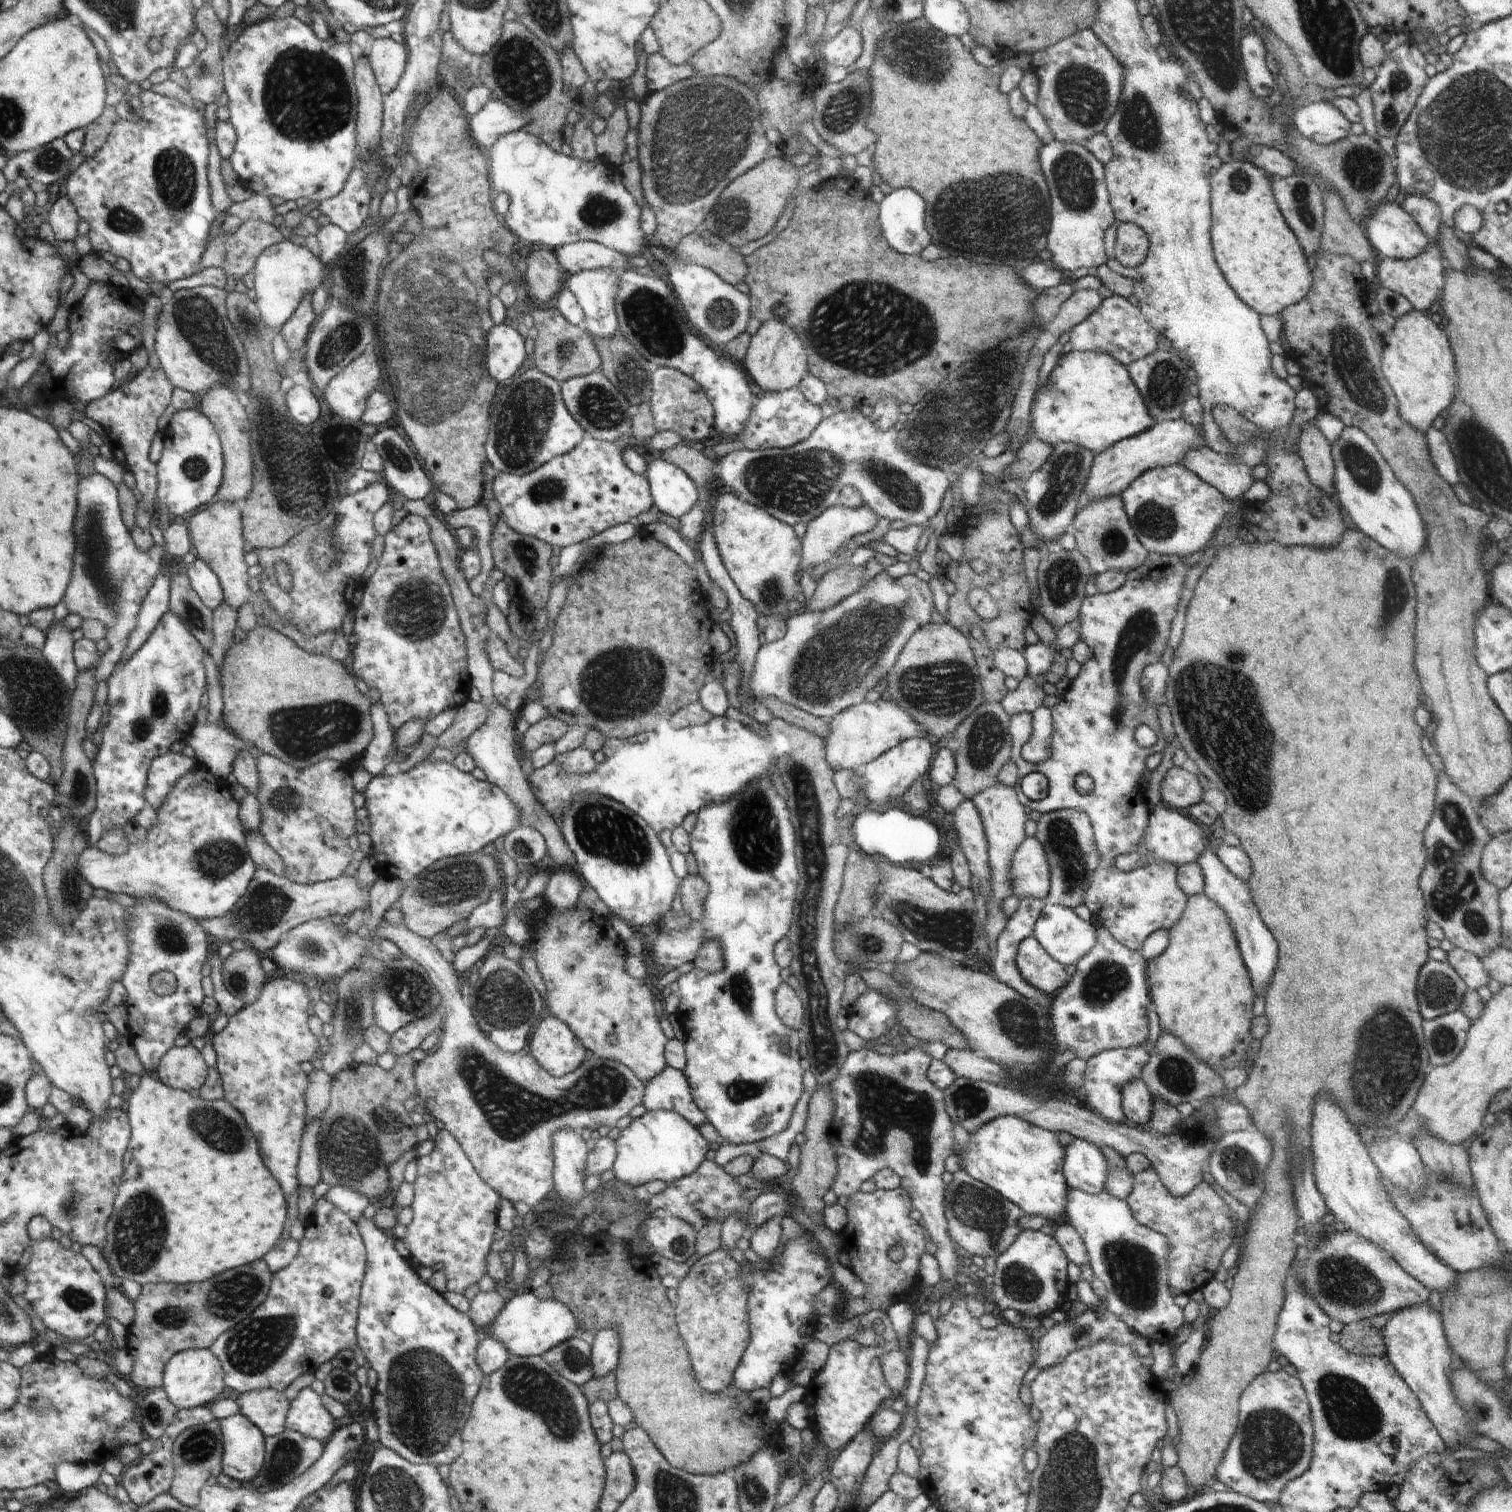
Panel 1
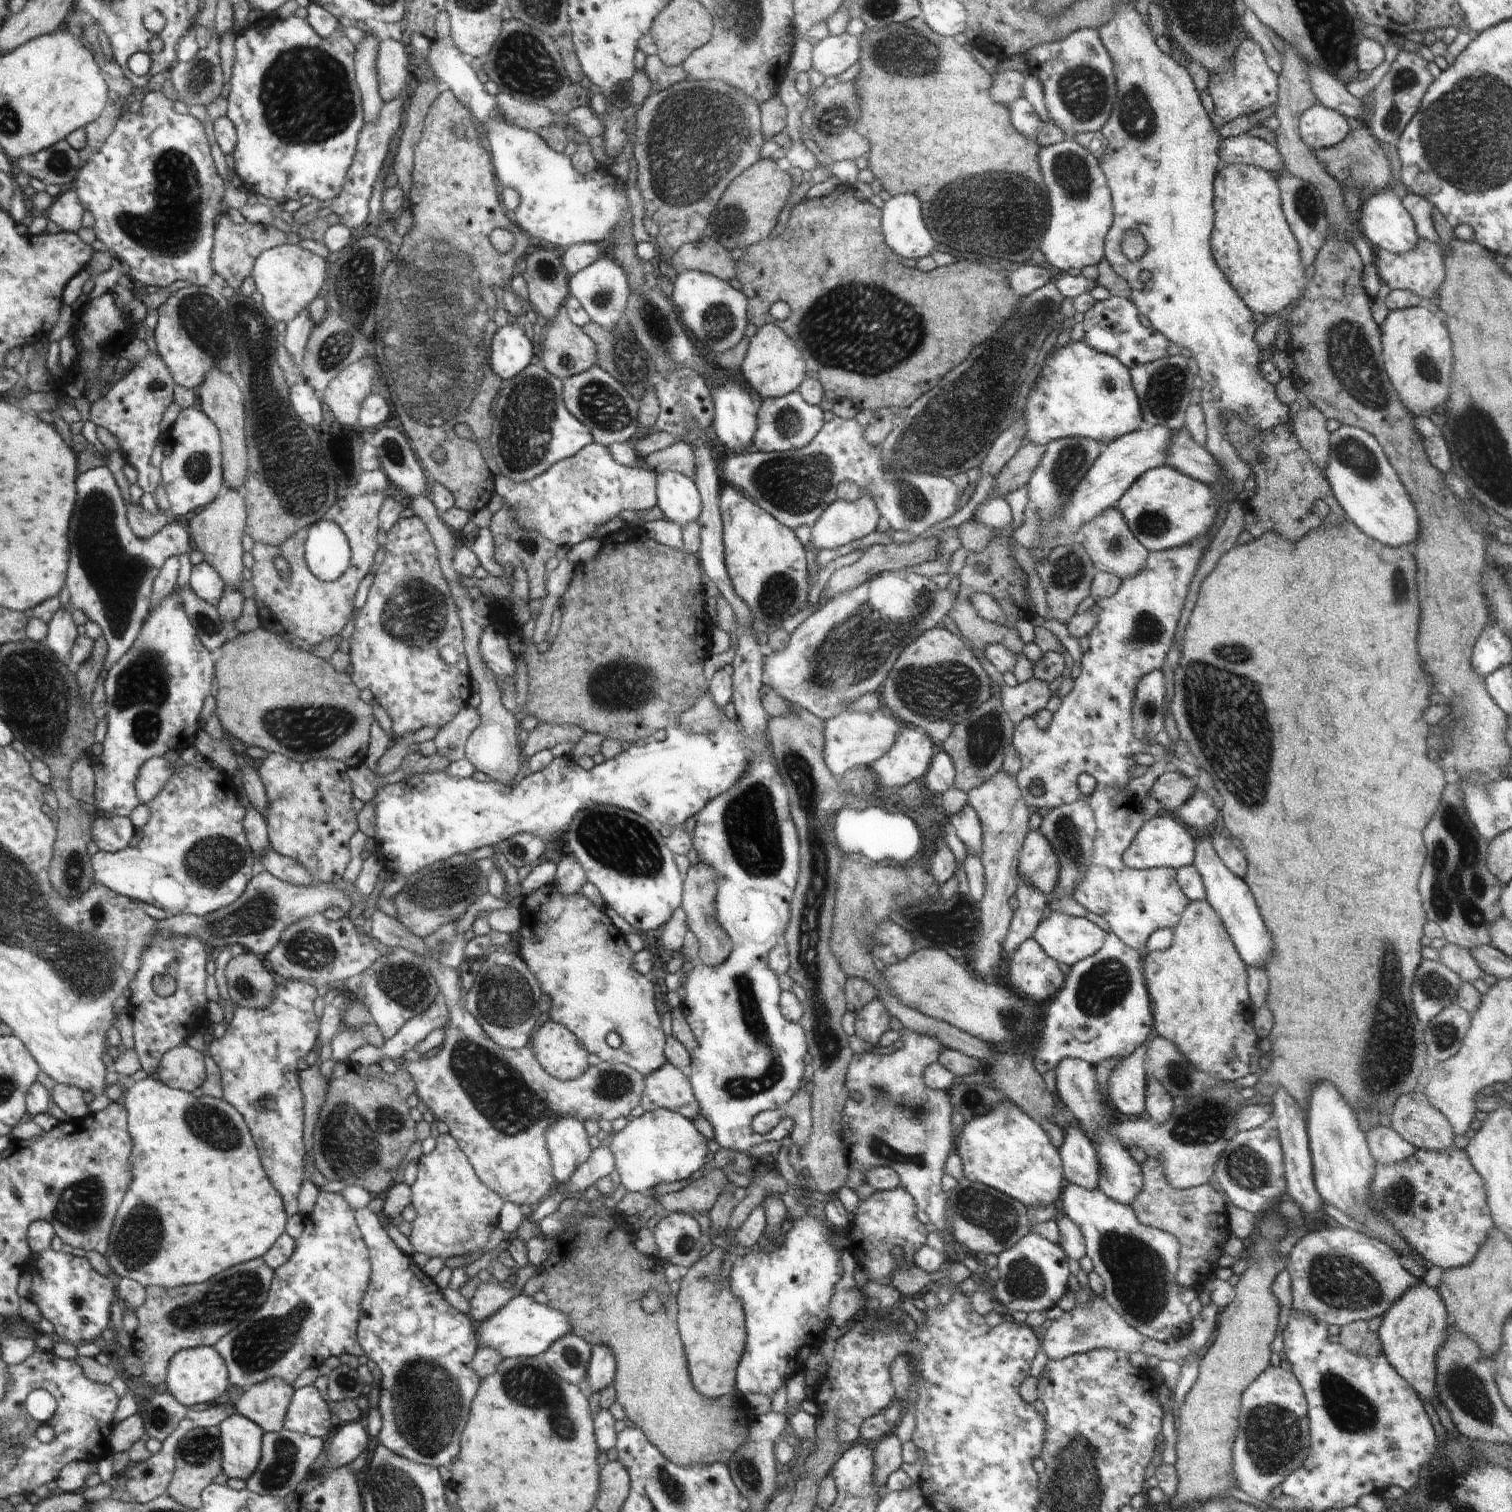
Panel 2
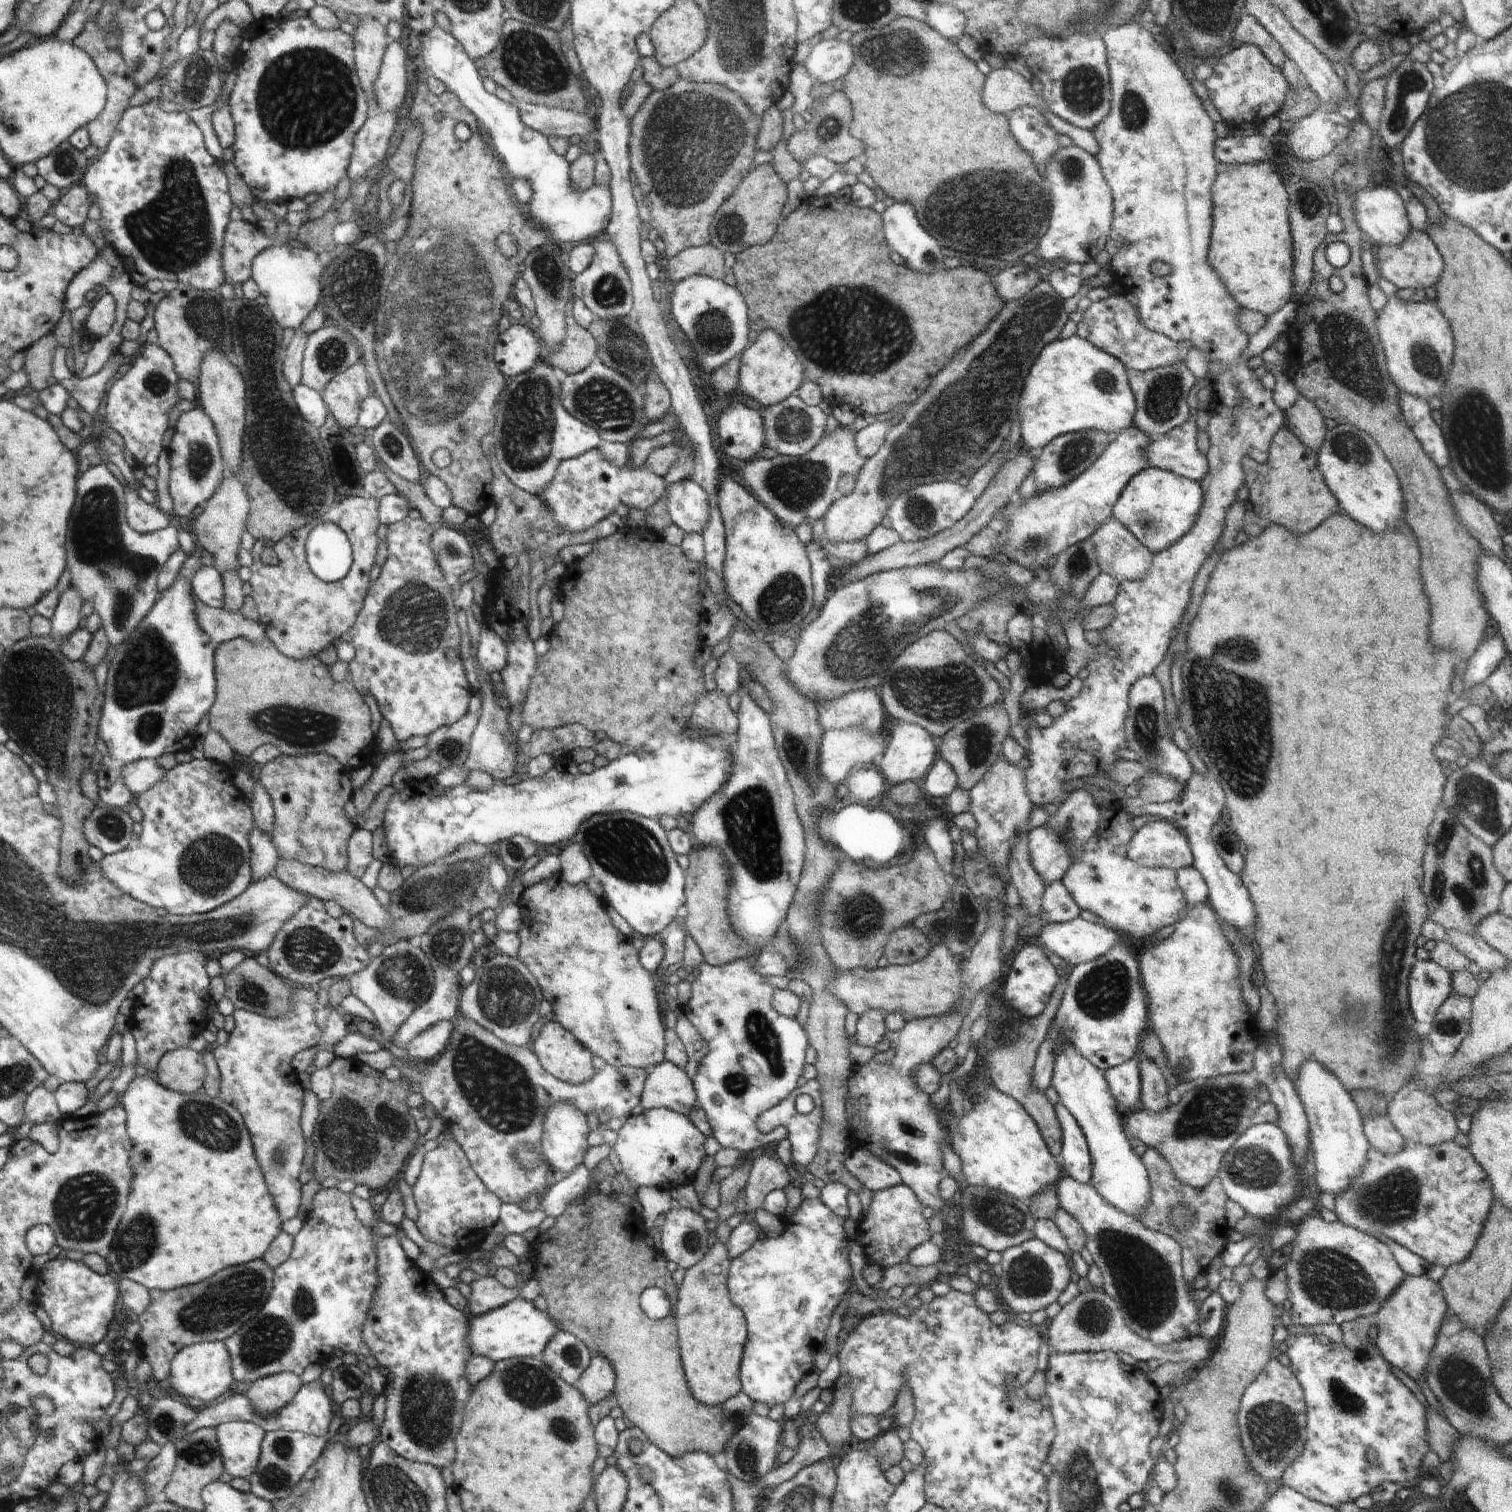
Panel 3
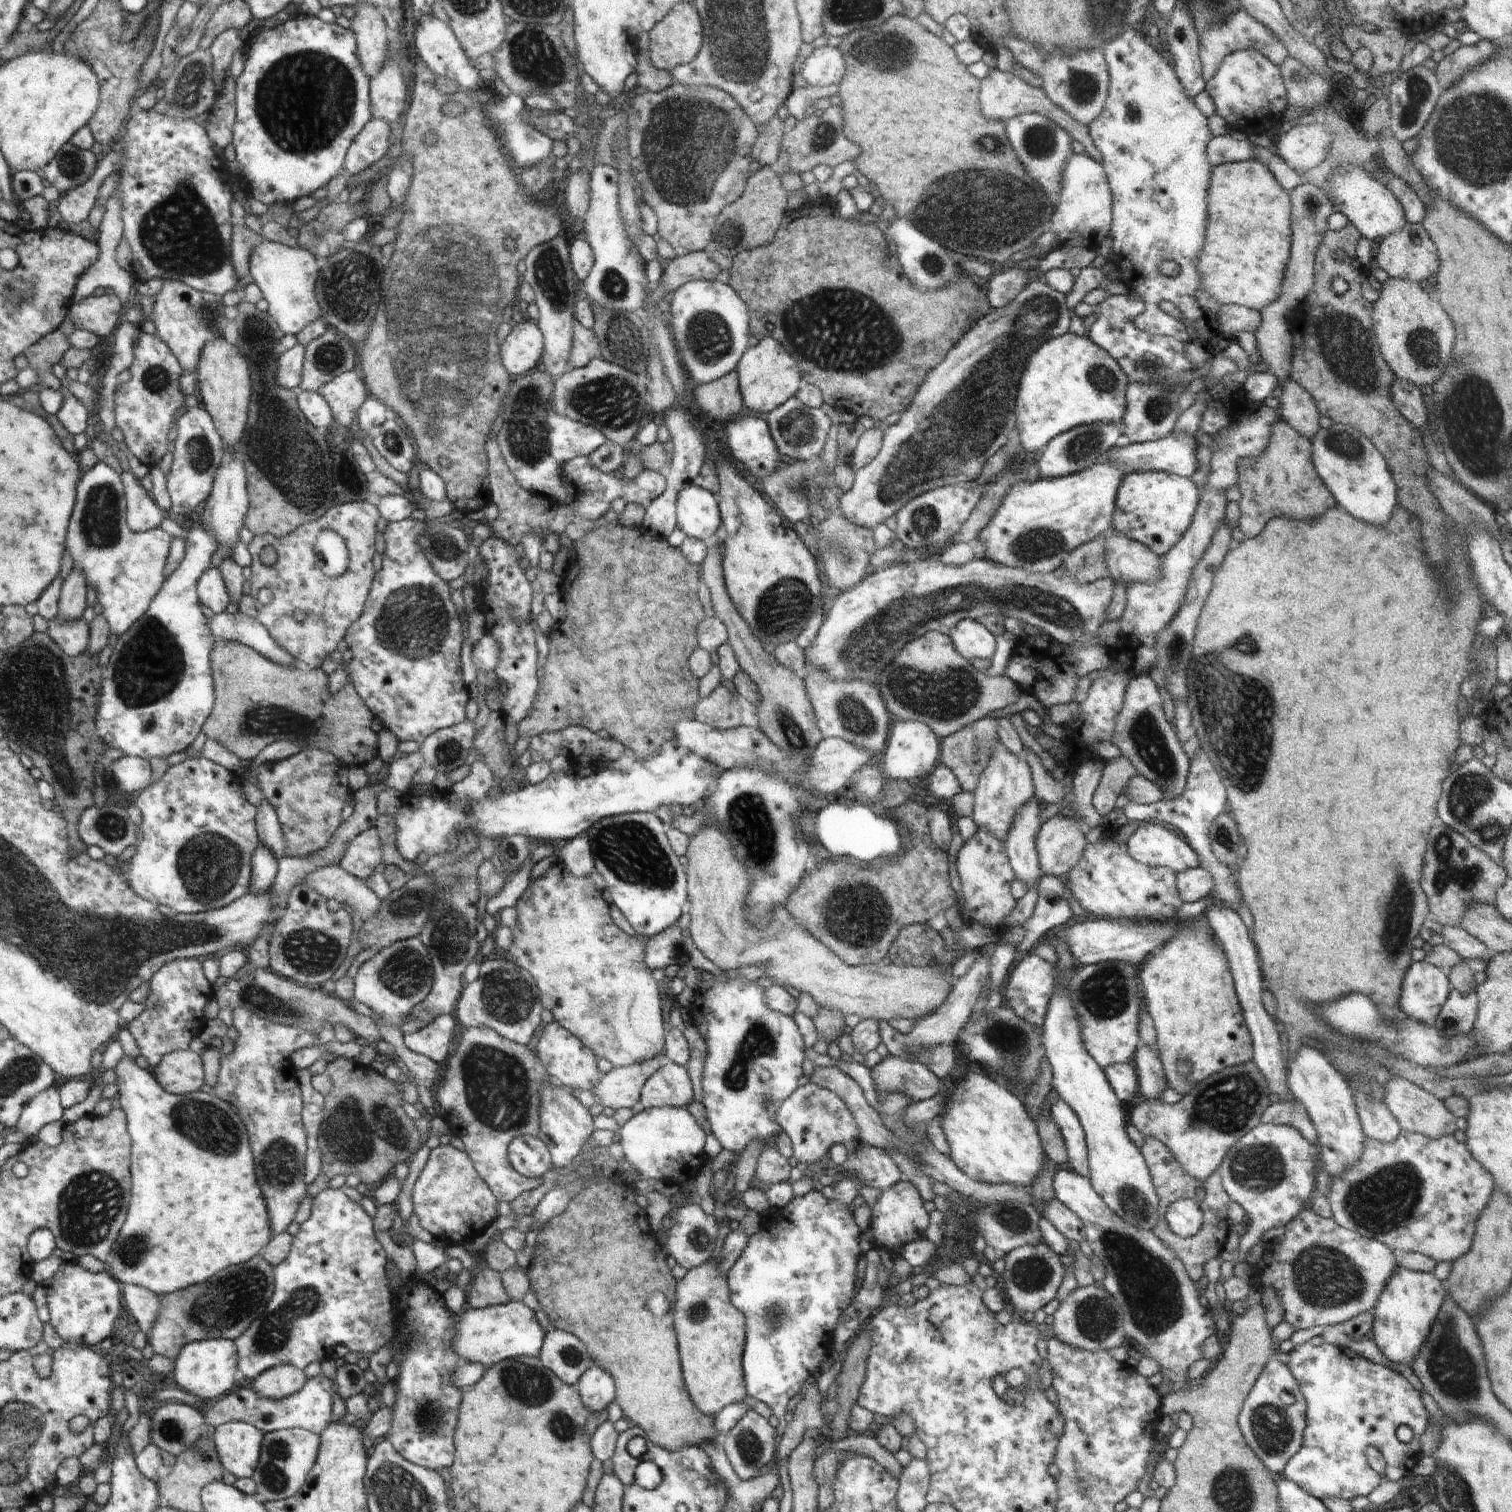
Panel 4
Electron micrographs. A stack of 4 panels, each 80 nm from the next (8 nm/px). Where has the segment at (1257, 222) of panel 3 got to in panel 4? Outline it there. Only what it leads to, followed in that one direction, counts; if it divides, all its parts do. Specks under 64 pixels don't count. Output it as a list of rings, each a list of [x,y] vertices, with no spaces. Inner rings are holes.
[[[1256,160],[1225,163],[1212,167],[1212,178],[1210,178],[1210,188],[1208,191],[1208,226],[1206,226],[1202,254],[1198,254],[1196,266],[1198,266],[1198,272],[1202,274],[1202,286],[1204,286],[1204,290],[1222,305],[1236,304],[1257,311],[1266,310],[1266,306],[1270,306],[1278,298],[1278,294],[1281,293],[1282,278],[1284,278],[1284,270],[1286,270],[1286,264],[1290,260],[1292,248],[1291,199],[1289,193],[1282,189],[1281,183],[1281,179],[1274,177],[1274,174],[1270,172],[1270,166],[1260,164]]]

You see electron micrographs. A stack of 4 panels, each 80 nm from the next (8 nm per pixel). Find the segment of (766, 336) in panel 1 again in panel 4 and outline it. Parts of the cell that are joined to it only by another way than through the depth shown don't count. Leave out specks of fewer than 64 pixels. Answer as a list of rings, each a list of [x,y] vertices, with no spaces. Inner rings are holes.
[[[770,336],[759,341],[756,346],[745,351],[745,355],[741,358],[736,370],[746,411],[766,415],[798,394],[802,374],[797,360],[776,338]]]

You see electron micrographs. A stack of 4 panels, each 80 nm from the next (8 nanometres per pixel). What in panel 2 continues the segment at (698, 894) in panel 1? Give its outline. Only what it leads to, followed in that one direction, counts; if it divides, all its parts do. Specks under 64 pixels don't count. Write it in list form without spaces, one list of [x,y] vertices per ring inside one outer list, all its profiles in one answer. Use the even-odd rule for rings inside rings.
[[[691,864],[685,877],[685,897],[682,902],[686,921],[690,929],[696,936],[699,944],[701,965],[716,967],[722,965],[731,953],[733,953],[733,943],[729,935],[717,922],[717,875],[708,864]]]

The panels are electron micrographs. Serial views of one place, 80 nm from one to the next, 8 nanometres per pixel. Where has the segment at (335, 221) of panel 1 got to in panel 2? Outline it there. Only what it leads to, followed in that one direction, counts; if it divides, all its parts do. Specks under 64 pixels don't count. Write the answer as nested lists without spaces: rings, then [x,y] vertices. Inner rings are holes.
[[[398,96],[398,98],[394,98],[394,101],[384,103],[380,110],[380,116],[374,124],[365,124],[364,130],[360,134],[360,140],[357,142],[353,163],[347,172],[344,185],[336,198],[337,200],[330,206],[332,212],[340,216],[340,222],[350,229],[360,227],[368,220],[372,189],[377,184],[376,179],[380,175],[382,162],[388,154],[388,144],[390,144],[394,132],[400,126],[400,114],[402,114],[400,97]]]

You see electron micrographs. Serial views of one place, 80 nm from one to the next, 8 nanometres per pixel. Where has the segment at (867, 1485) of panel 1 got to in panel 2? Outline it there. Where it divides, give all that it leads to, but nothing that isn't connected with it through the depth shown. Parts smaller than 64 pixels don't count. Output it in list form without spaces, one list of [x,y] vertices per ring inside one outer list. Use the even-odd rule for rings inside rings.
[[[890,1432],[874,1448],[874,1480],[878,1488],[886,1485],[888,1476],[901,1468],[902,1443],[894,1432]]]

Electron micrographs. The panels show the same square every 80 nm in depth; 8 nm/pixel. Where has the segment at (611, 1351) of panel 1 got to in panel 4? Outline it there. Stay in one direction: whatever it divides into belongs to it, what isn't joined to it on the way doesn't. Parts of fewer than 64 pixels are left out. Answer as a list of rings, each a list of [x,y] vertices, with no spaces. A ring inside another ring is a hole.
[[[593,1364],[576,1386],[580,1392],[581,1399],[589,1412],[600,1412],[607,1410],[616,1398],[616,1380],[609,1372]]]

